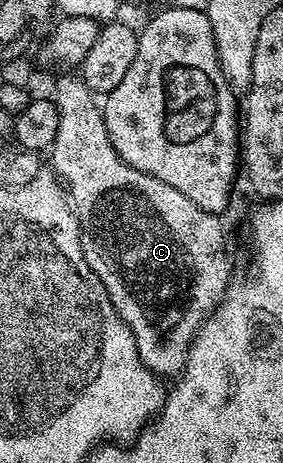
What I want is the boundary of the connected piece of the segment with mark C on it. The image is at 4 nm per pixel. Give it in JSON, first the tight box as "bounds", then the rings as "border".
{"bounds":[48,76,232,379],"border":[[[81,76],[60,78],[58,86],[55,87],[54,93],[52,92],[52,100],[58,109],[59,126],[56,127],[56,139],[48,150],[48,165],[54,176],[62,182],[74,214],[78,216],[80,247],[84,251],[84,259],[94,273],[94,277],[100,279],[100,283],[104,285],[104,291],[108,293],[112,307],[118,312],[118,318],[132,331],[144,367],[159,378],[165,379],[170,376],[173,378],[182,372],[188,359],[190,345],[193,343],[195,335],[198,334],[198,328],[212,316],[232,280],[230,257],[226,254],[226,229],[222,226],[223,218],[219,214],[209,213],[196,207],[196,203],[192,203],[192,199],[180,195],[180,191],[176,191],[176,187],[168,187],[168,183],[160,183],[160,179],[156,179],[152,175],[144,175],[144,171],[136,171],[136,167],[128,167],[128,163],[124,163],[124,159],[120,159],[120,155],[116,155],[116,147],[112,147],[112,139],[106,130],[103,106],[99,102],[98,105],[94,102],[97,101],[95,94],[91,93],[90,89],[82,82]]]}

